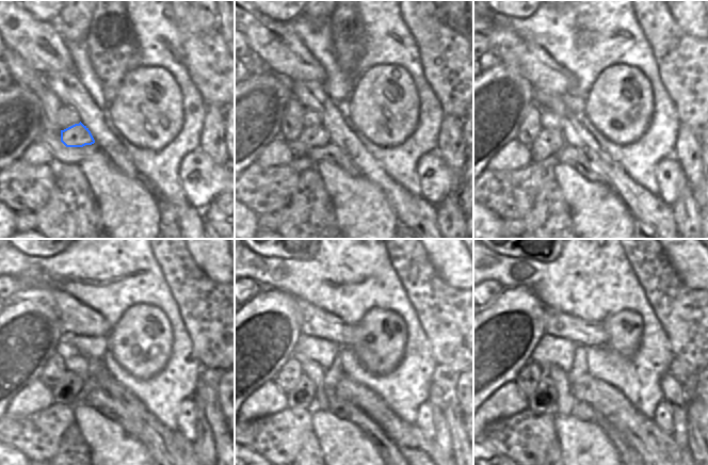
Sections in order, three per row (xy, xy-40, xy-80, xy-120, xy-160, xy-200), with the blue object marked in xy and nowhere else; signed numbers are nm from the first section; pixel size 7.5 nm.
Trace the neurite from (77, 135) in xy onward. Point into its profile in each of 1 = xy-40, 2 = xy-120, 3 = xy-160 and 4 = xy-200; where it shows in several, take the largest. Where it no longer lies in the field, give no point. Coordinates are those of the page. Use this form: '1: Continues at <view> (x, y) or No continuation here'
1: Continues at xy-40 (318, 137)
2: Continues at xy-120 (70, 385)
3: Continues at xy-160 (303, 396)
4: Continues at xy-200 (543, 400).

